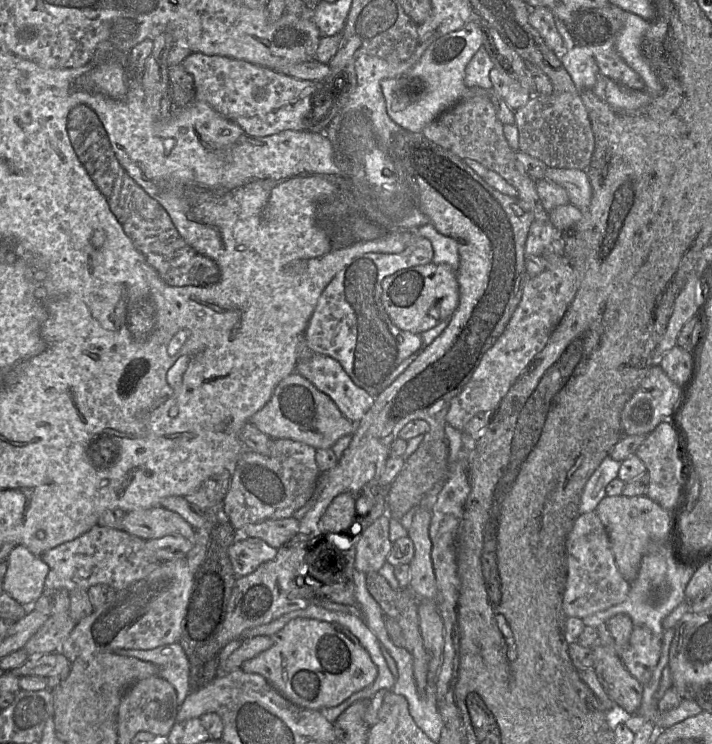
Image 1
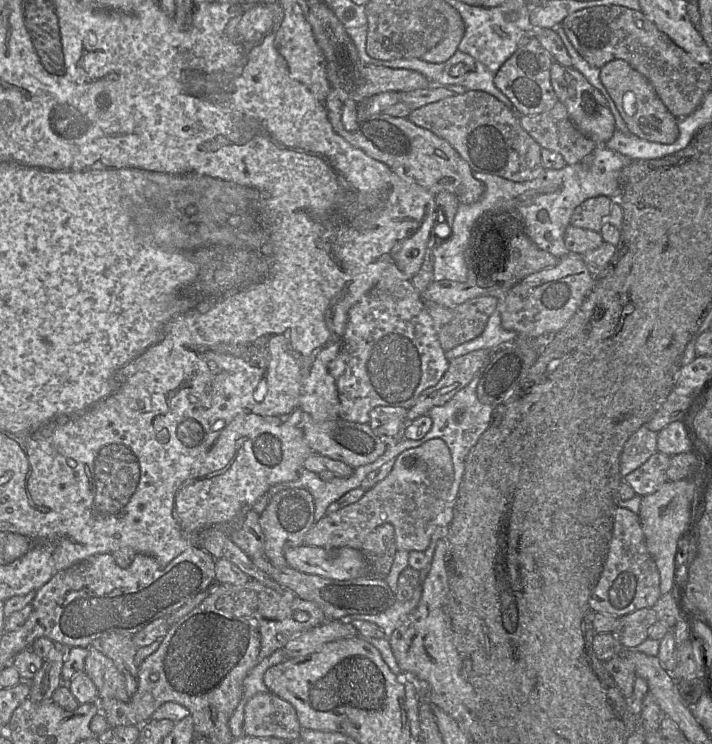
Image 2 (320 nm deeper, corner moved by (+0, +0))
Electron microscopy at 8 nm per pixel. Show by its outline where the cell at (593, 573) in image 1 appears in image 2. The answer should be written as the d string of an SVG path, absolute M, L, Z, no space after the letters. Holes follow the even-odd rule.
M617 507L608 555L602 574L589 597L589 605L593 612L619 618L639 609L652 608L660 596L659 572L647 550L638 514Z

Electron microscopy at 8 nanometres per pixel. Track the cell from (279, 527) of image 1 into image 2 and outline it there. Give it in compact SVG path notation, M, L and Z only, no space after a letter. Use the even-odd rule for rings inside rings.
M435 438L403 451L394 460L390 473L358 501L316 521L305 535L304 545L327 550L343 547L361 550L365 538L378 526L388 523L393 526L397 550L425 552L453 481L450 451L443 440Z

